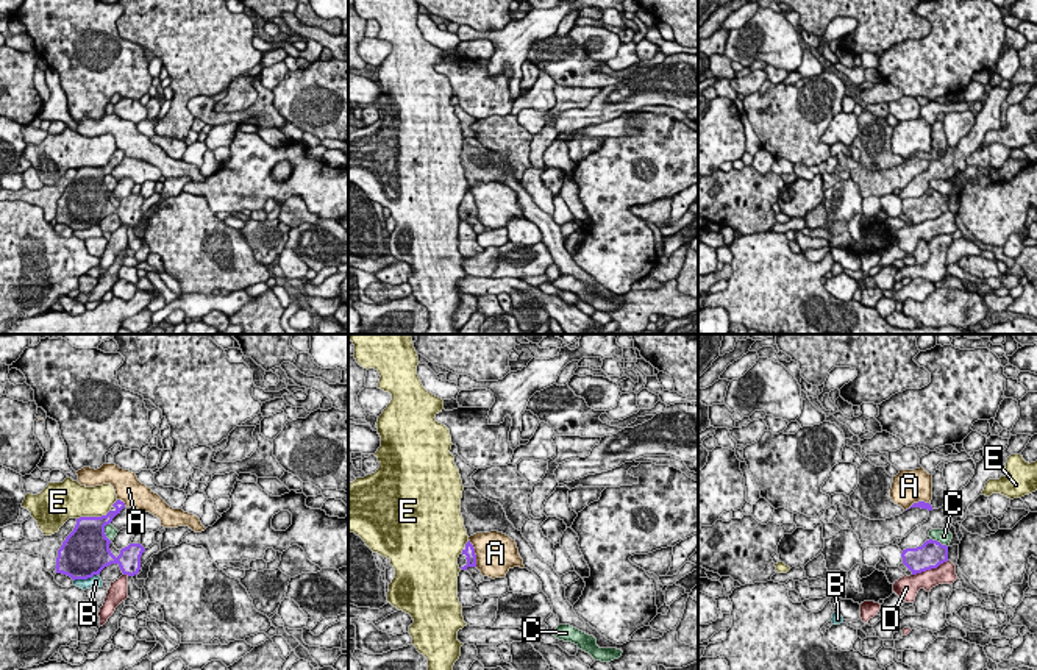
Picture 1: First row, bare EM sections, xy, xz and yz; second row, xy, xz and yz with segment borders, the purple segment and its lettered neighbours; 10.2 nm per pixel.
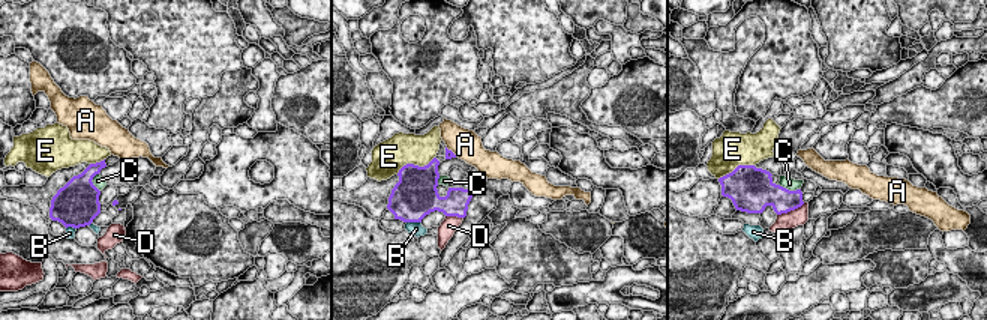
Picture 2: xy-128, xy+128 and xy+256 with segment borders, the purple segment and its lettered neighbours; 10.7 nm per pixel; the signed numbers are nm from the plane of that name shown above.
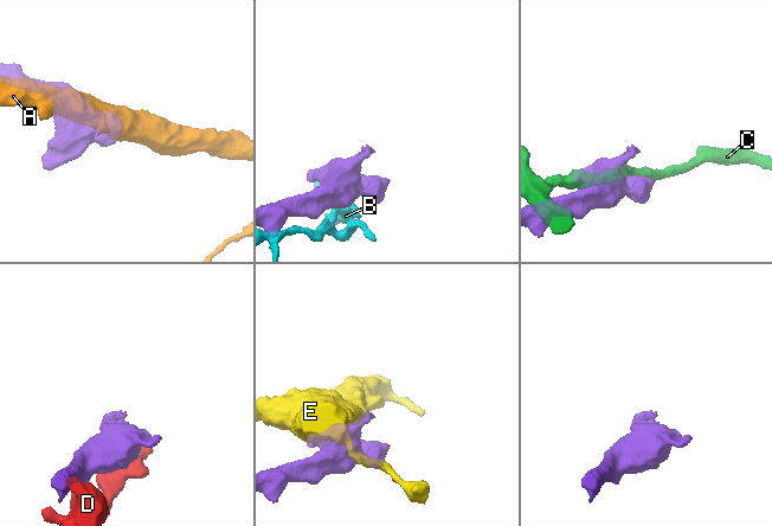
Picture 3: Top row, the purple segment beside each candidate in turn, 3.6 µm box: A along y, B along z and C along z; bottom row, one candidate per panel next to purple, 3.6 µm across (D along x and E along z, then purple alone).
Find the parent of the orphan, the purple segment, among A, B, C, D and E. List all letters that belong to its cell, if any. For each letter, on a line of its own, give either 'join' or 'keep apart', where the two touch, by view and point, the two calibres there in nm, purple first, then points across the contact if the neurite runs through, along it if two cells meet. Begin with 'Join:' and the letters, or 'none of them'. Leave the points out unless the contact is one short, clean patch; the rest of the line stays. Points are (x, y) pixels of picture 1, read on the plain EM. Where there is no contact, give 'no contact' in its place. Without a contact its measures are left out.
Join: none of them
A: keep apart | xz (473, 203) | 120/420 nm | along xz (469, 189), (477, 216)
B: keep apart | xy (85, 228) | 480/130 nm | along xy (97, 224), (74, 231)
C: keep apart | xy (103, 181) | 480/120 nm
D: keep apart | yz (930, 219) | 280/220 nm
E: keep apart | xy (92, 167) | 380/340 nm

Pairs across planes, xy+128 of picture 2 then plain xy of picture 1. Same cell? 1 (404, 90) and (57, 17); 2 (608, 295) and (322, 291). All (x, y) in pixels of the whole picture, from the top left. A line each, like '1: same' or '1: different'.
1: same
2: same

